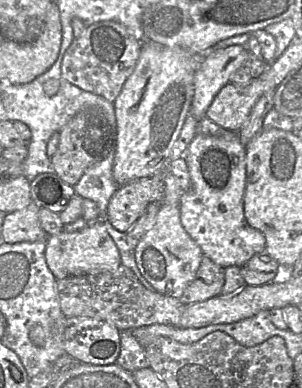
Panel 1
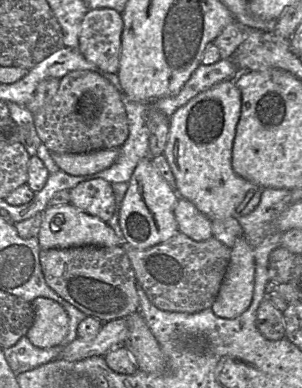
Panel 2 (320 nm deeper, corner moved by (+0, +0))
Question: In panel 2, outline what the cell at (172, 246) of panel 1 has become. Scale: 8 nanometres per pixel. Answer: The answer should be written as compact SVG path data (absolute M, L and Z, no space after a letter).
M147 156L139 161L121 204L119 223L126 242L136 249L148 249L163 243L179 232L175 218L178 193L160 175Z

